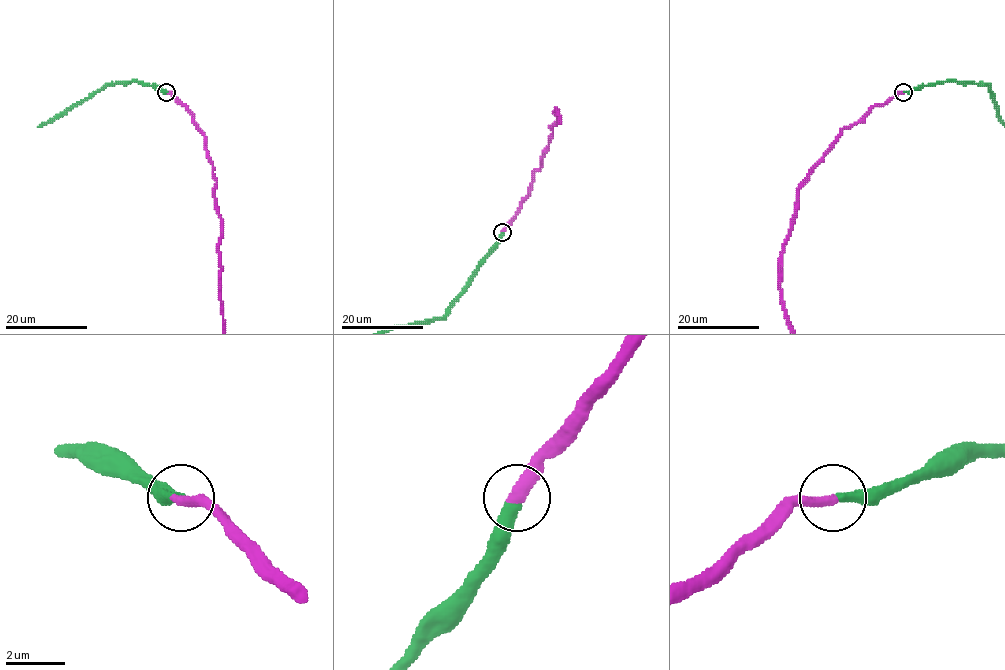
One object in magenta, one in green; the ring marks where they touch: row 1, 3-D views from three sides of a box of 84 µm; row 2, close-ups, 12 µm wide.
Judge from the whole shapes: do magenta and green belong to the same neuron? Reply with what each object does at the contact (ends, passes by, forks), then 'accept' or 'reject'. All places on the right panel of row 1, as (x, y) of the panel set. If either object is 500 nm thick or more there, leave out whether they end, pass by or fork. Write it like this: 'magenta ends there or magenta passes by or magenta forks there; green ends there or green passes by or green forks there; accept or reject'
magenta ends there; green ends there; accept

